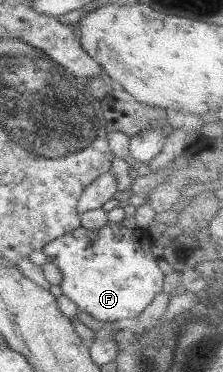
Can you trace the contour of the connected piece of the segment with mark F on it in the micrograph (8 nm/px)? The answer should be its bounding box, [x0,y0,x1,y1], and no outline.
[41,221,165,321]

